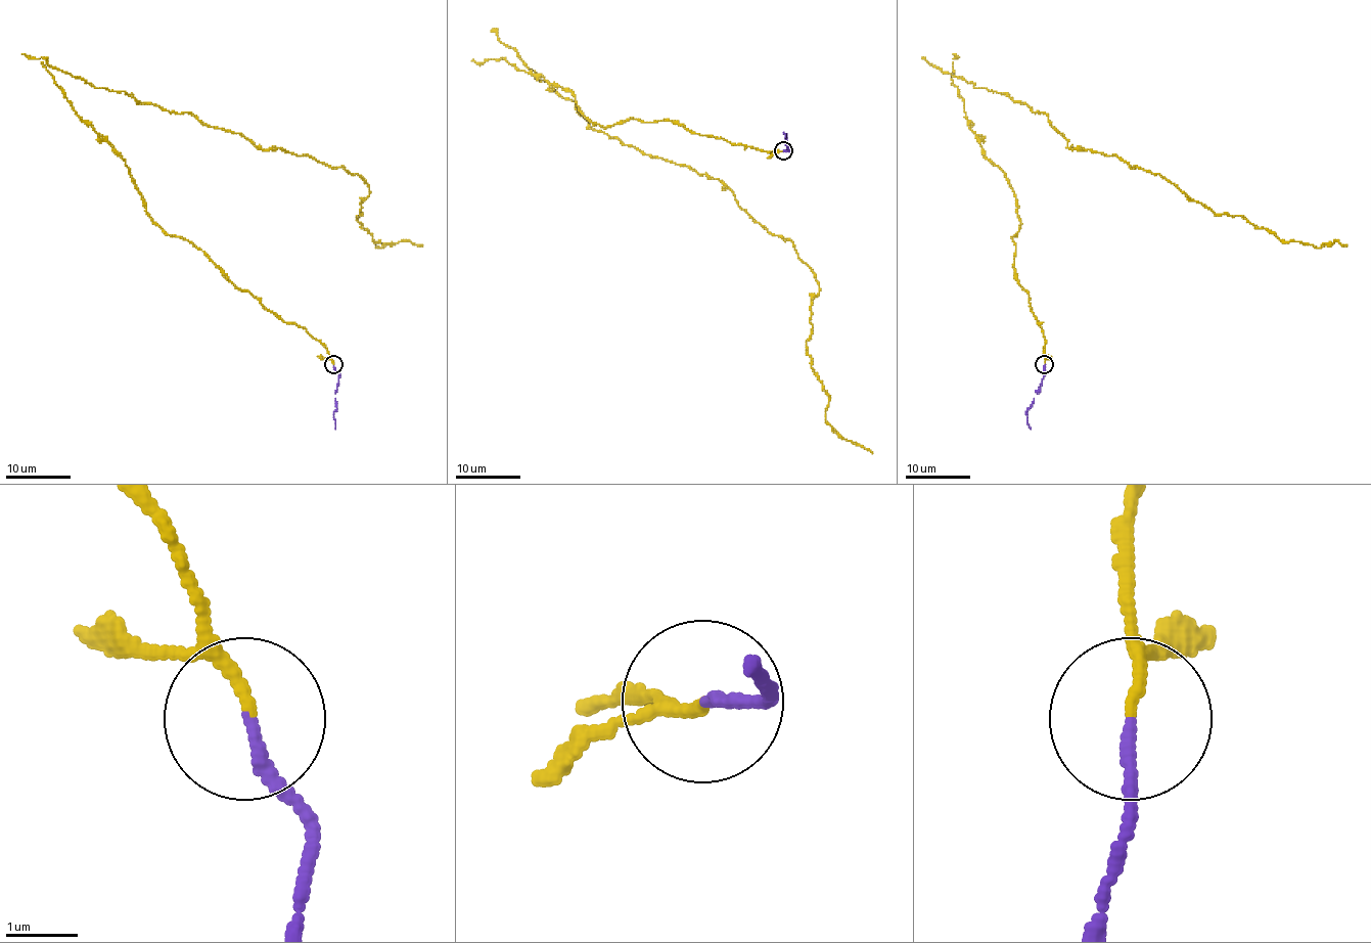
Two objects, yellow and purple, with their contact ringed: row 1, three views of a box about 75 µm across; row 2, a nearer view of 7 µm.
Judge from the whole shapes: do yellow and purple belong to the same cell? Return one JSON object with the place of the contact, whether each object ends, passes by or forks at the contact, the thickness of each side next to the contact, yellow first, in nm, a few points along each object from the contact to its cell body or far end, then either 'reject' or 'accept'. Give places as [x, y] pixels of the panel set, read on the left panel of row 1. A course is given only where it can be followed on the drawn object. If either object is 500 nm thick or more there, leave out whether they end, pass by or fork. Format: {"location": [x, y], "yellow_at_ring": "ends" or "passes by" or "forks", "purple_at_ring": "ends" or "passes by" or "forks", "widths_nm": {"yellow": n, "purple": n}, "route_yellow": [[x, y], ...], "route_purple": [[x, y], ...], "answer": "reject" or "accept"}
{"location": [333, 364], "yellow_at_ring": "passes by", "purple_at_ring": "ends", "widths_nm": {"yellow": 120, "purple": 150}, "route_yellow": [[333, 364], [152, 220], [125, 161], [52, 75], [344, 167], [369, 188], [356, 219], [375, 244], [422, 247]], "route_purple": [[333, 364], [338, 373], [335, 429]], "answer": "accept"}

